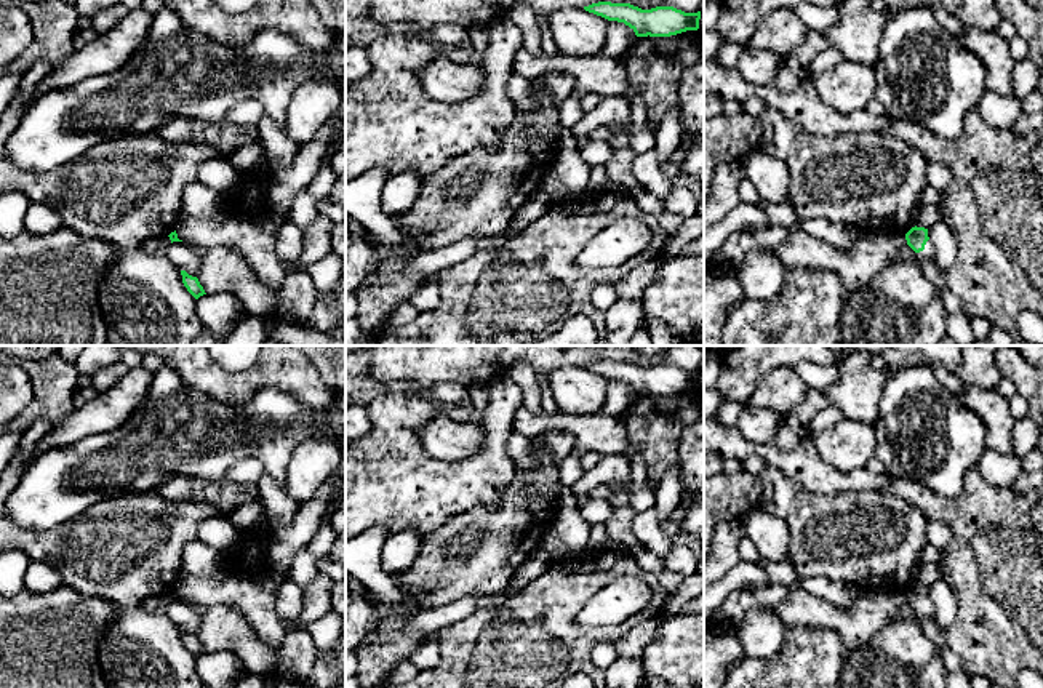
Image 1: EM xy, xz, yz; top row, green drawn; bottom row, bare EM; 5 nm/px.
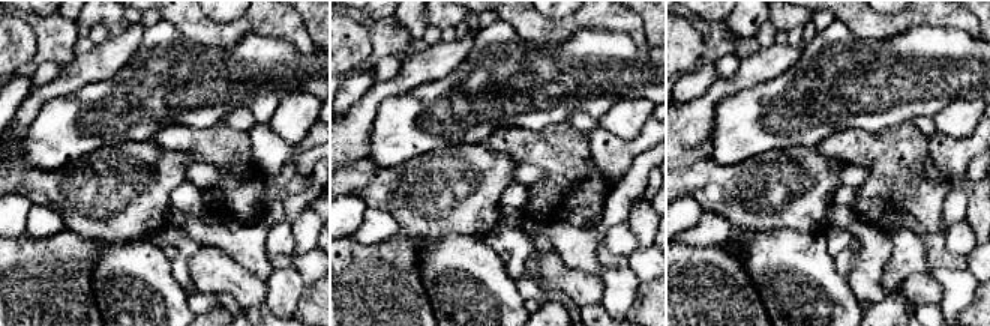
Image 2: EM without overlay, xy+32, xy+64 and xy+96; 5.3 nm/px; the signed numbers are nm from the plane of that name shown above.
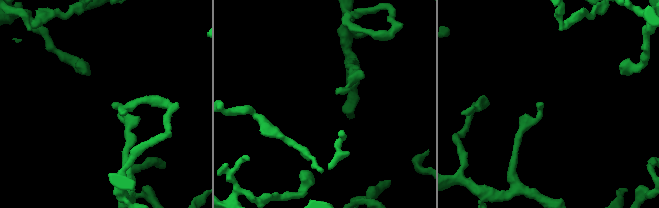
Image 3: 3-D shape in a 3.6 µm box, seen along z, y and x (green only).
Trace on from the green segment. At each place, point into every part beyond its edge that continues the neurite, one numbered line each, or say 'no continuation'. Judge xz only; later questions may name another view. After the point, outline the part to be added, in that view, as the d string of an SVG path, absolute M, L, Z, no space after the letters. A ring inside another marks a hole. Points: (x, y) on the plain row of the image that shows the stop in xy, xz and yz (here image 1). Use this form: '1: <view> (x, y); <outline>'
no continuation

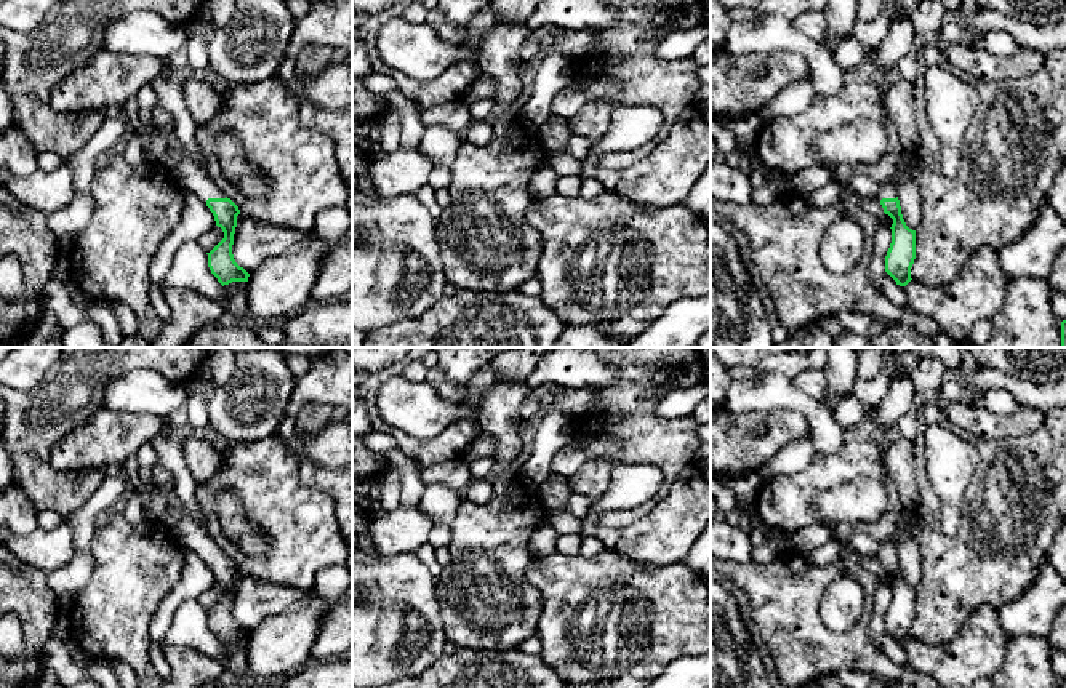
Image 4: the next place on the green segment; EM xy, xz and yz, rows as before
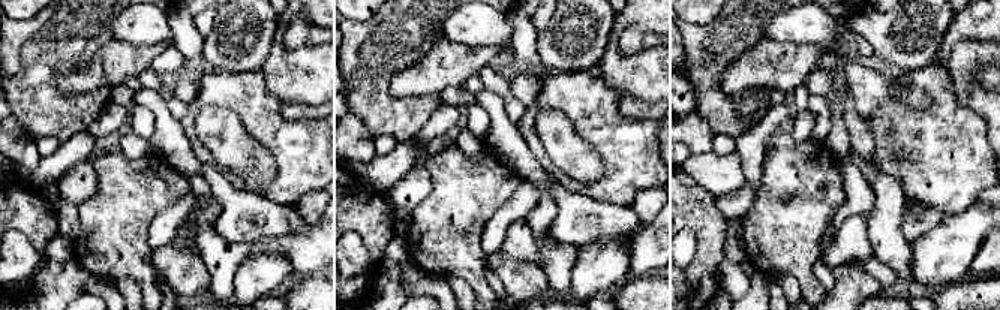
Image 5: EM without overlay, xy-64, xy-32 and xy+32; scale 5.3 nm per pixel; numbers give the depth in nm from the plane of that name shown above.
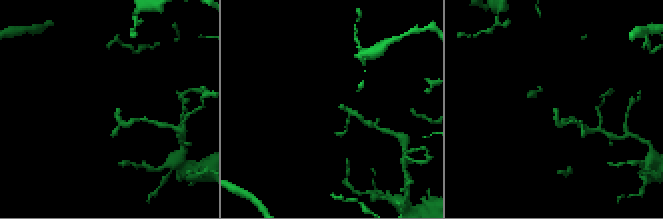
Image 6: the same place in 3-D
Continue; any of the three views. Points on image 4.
1: xy (186, 530); M152 464L154 482L160 486L165 499L165 512L174 515L174 522L166 526L168 533L182 549L195 552L205 563L208 557L226 557L226 552L213 541L206 530L187 512L176 494L173 474L162 464Z

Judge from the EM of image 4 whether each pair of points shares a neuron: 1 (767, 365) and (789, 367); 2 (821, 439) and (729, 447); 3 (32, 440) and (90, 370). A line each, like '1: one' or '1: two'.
1: one
2: two
3: one

